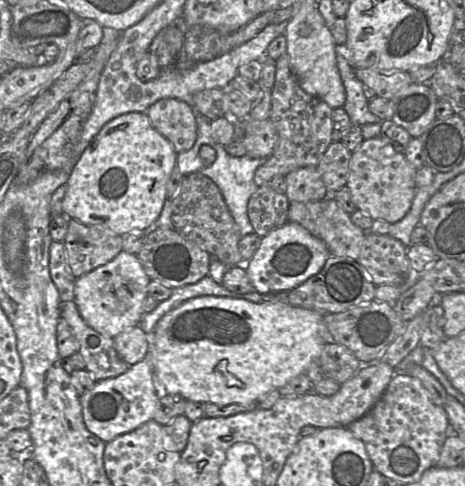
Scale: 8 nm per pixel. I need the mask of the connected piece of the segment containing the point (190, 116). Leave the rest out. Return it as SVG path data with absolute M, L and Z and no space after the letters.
M173 98L160 99L145 113L154 128L172 144L177 153L190 150L195 144L196 114L186 102Z

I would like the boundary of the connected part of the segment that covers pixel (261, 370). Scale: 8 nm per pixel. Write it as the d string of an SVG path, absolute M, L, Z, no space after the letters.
M211 295L192 298L170 310L158 321L154 332L148 335L150 336L148 356L153 363L154 376L159 390L162 393L180 395L186 400L200 403L213 403L220 406L227 406L230 404L256 404L261 397L267 395L272 390L280 389L294 377L306 372L312 362L318 361L324 345L326 343L334 342L326 326L324 316L313 310L290 306L284 303L258 304L247 300Z

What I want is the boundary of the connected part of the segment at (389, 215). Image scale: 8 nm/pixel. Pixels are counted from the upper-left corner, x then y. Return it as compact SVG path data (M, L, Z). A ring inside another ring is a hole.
M382 138L365 139L352 152L346 187L349 189L356 210L373 220L384 220L390 224L401 220L411 207L417 187L416 168Z

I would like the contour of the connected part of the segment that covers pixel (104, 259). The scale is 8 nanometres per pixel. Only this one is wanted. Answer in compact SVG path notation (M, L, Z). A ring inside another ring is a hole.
M68 219L64 240L68 265L77 279L107 264L123 250L123 237Z

